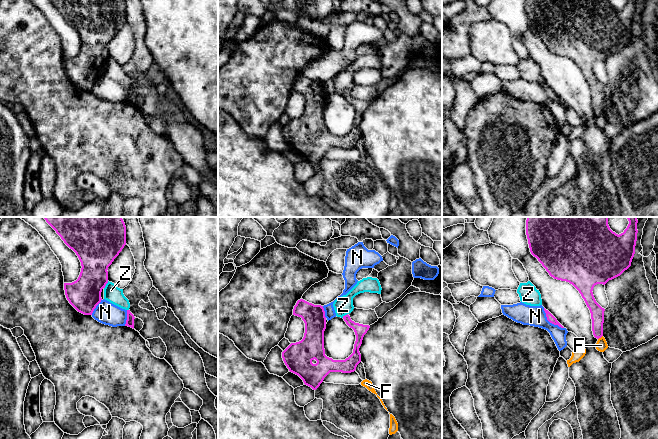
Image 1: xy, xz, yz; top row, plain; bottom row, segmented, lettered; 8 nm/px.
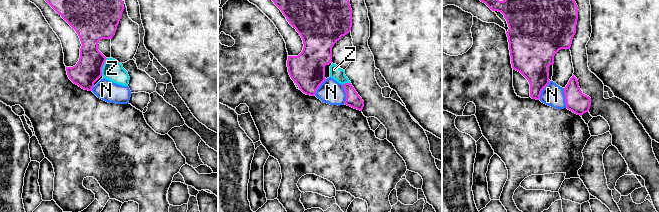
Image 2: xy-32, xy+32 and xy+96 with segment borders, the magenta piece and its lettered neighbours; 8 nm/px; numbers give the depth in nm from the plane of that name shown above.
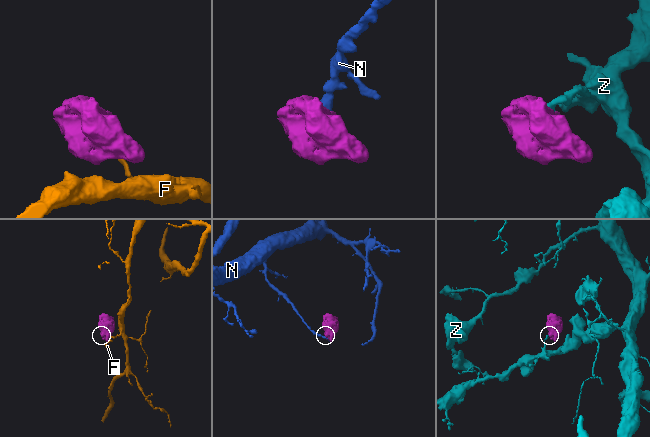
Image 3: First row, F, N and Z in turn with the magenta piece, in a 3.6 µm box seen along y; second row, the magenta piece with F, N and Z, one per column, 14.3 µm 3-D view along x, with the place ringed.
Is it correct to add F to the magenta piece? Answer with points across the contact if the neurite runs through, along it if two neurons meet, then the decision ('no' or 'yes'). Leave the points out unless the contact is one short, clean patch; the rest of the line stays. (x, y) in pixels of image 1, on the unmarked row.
border along yz (602, 111), (598, 115); no

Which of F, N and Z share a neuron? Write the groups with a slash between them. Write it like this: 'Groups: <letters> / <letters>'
Groups: F / N / Z

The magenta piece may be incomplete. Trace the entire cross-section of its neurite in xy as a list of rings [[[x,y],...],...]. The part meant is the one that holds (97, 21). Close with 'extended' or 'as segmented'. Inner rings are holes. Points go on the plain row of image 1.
[[[49,0],[72,25],[81,38],[78,55],[64,59],[65,71],[69,79],[80,89],[92,91],[101,78],[101,68],[108,59],[108,43],[126,21],[125,0]]] | as segmented

